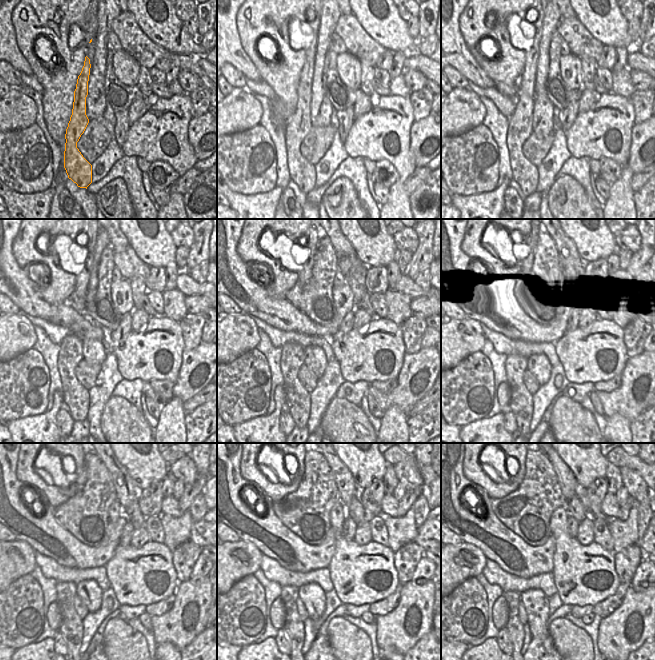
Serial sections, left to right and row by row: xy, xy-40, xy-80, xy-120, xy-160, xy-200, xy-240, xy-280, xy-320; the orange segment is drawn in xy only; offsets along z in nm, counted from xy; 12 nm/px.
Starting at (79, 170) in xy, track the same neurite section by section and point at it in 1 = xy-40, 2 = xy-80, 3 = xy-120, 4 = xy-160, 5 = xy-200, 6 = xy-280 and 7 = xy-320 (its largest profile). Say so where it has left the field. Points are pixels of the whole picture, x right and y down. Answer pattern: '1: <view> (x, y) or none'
1: xy-40 (301, 172)
2: xy-80 (525, 173)
3: xy-120 (74, 394)
4: xy-160 (292, 357)
5: xy-200 (521, 400)
6: xy-280 (293, 628)
7: xy-320 (515, 628)

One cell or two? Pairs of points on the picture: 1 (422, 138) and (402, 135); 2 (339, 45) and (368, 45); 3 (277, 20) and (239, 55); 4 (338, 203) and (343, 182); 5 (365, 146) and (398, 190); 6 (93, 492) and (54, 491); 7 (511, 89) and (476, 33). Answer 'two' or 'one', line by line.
1: two
2: two
3: two
4: one
5: one
6: two
7: one

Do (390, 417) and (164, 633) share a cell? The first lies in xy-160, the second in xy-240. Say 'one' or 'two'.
two

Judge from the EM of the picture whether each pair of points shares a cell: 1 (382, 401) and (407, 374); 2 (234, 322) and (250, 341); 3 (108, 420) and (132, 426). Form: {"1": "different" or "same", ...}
{"1": "same", "2": "same", "3": "same"}

